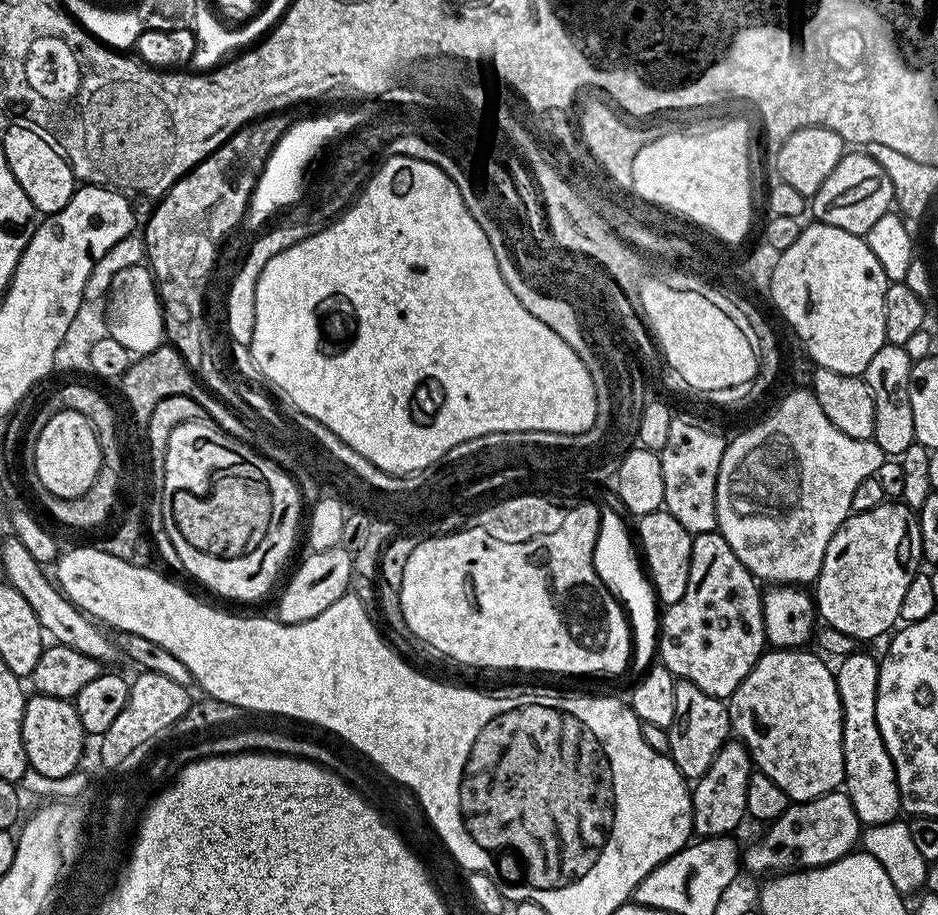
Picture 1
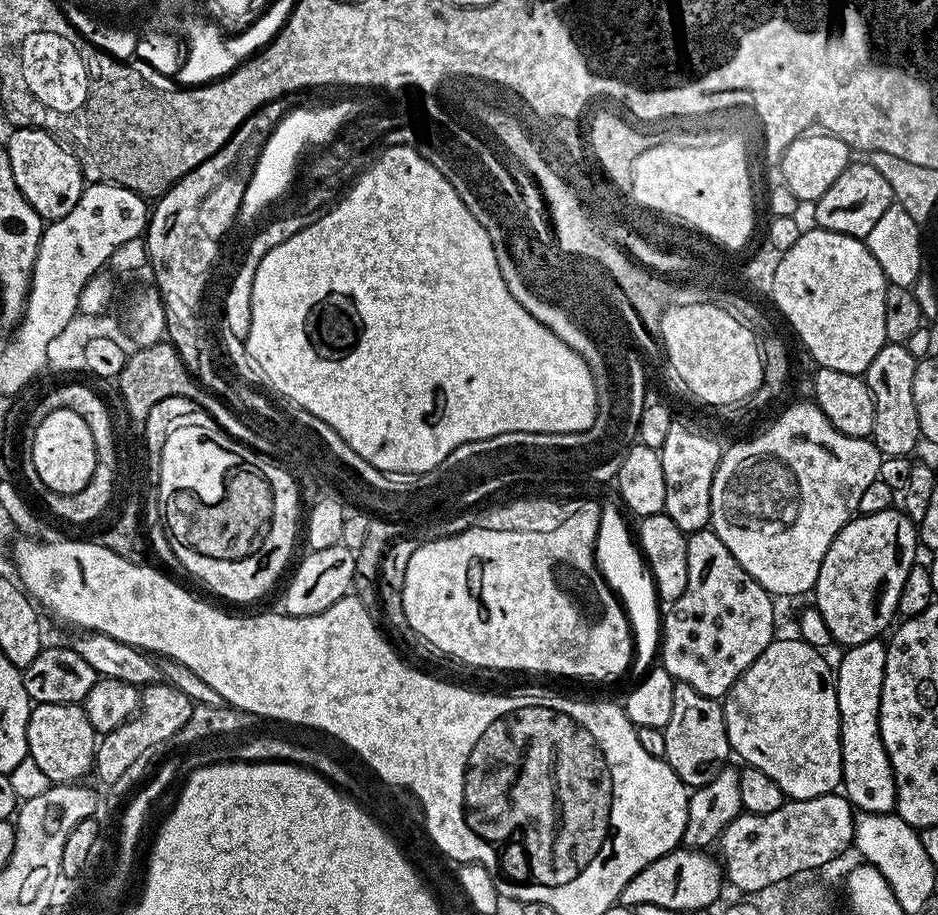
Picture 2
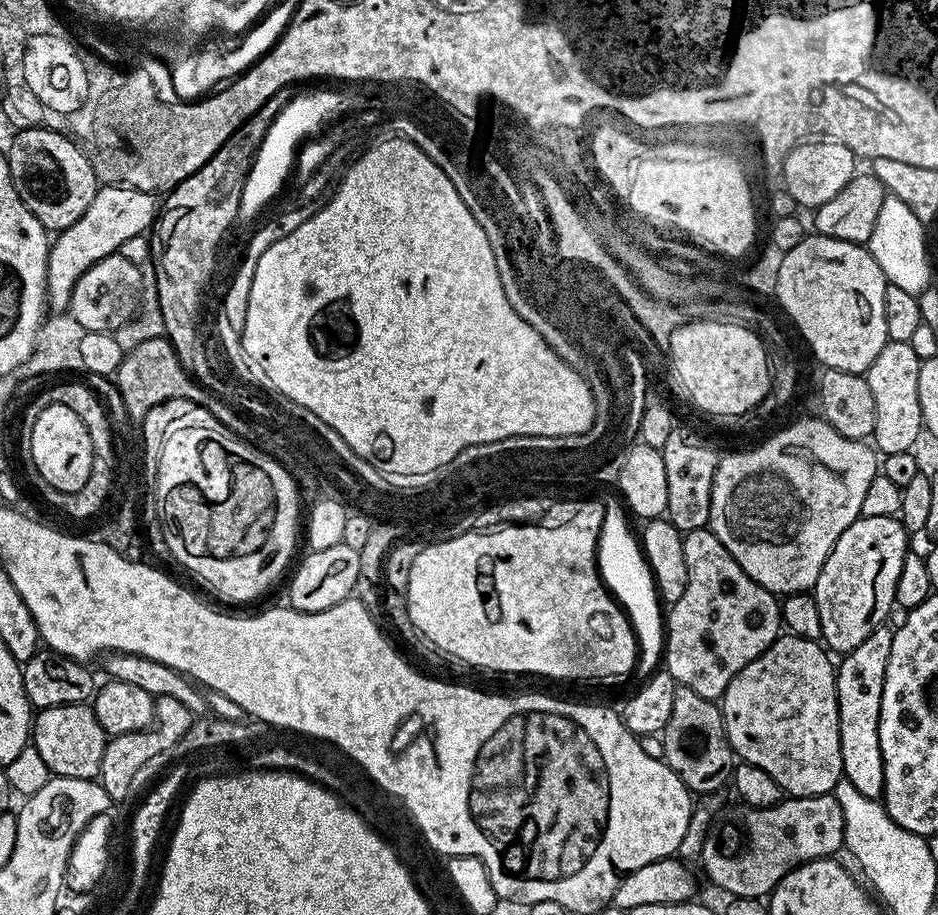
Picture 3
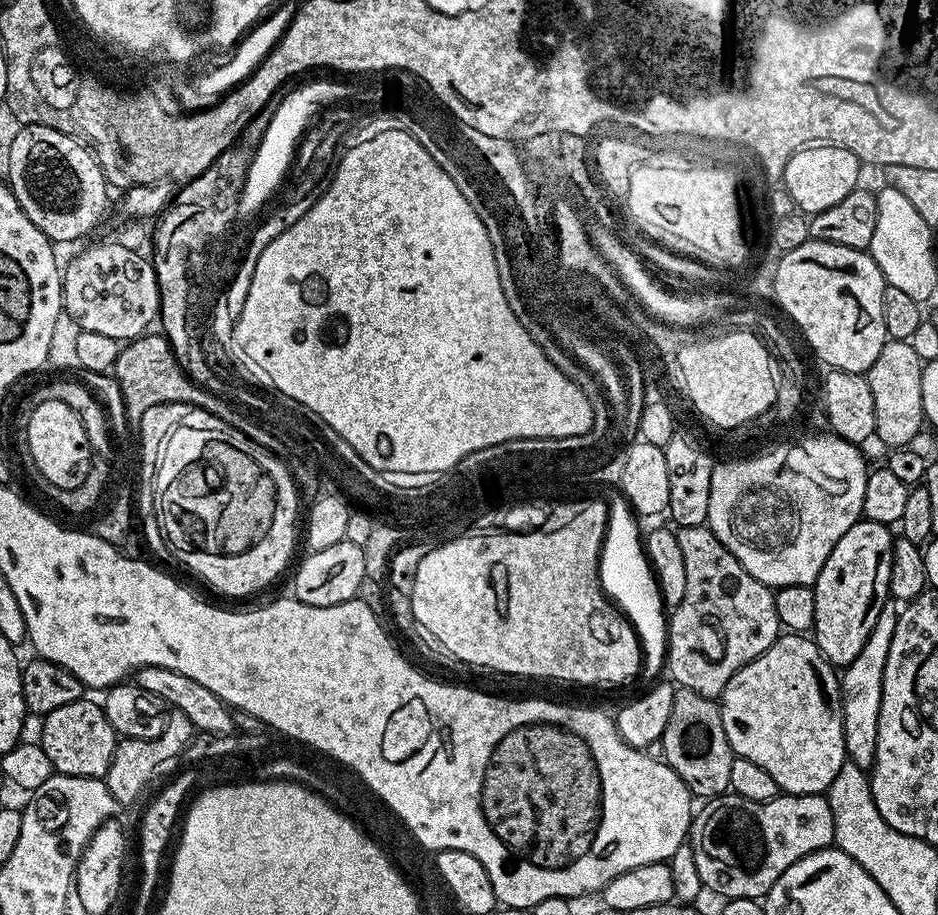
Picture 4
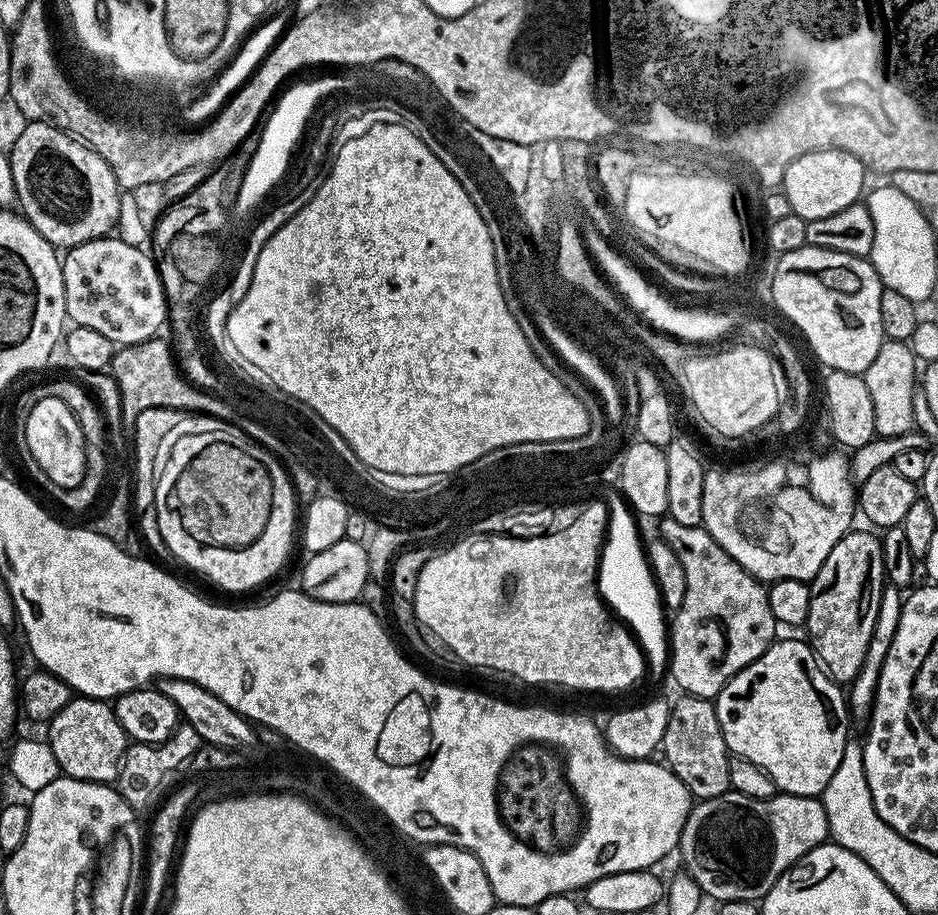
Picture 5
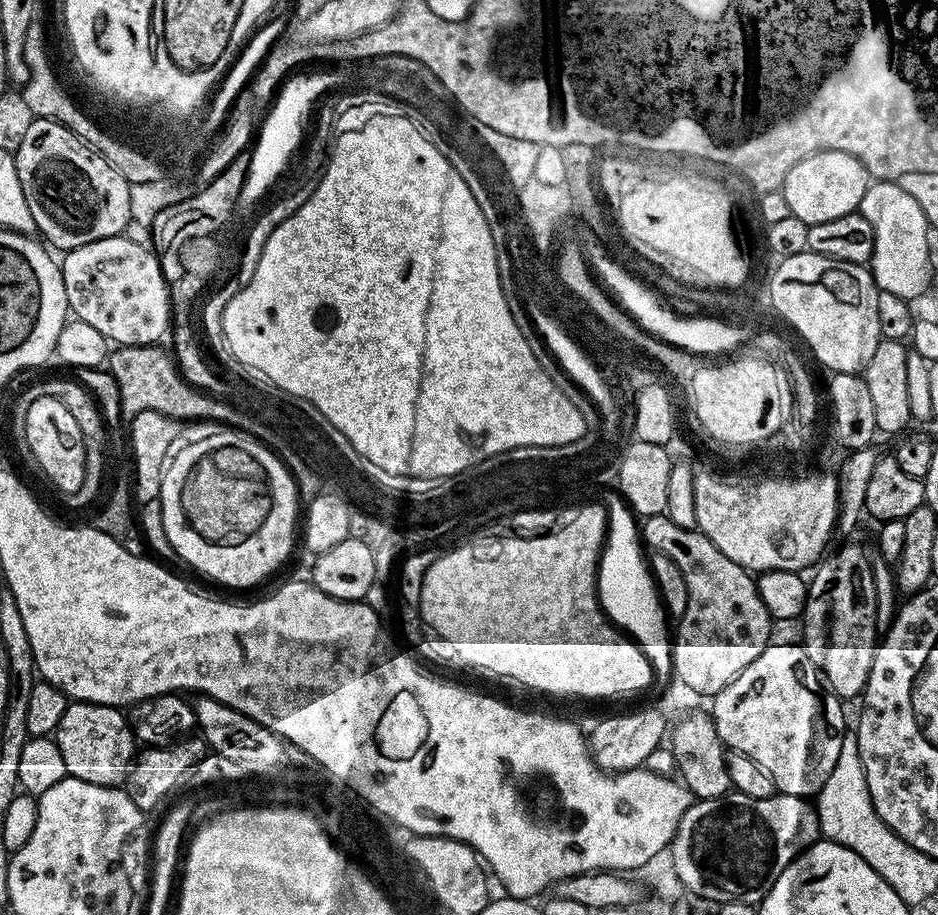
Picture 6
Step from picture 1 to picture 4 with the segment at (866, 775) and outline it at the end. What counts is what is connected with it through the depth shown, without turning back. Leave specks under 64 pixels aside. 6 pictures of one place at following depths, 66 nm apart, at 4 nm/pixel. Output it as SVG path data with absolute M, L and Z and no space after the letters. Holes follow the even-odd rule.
M893 601L883 604L878 621L862 651L840 674L840 701L842 702L844 751L847 759L868 770L876 763L878 718L881 714L882 682L885 678L886 659L897 626L899 609Z

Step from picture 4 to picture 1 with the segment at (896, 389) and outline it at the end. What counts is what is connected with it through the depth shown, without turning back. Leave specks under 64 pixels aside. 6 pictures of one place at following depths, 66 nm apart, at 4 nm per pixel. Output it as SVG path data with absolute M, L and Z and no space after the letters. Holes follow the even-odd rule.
M885 342L870 358L870 366L864 371L863 379L867 380L868 388L874 398L874 434L872 439L882 449L885 457L899 458L910 446L916 443L914 438L914 414L910 410L910 370L914 361L906 354L899 344Z

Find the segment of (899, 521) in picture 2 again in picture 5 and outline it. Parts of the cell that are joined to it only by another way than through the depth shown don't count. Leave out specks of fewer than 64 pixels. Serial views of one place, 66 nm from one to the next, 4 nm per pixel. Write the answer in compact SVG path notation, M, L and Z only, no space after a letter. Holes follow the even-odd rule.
M849 531L836 543L826 562L822 562L822 570L811 580L812 597L806 621L812 651L825 672L841 686L851 684L862 668L886 585L881 537L871 531L856 531Z

